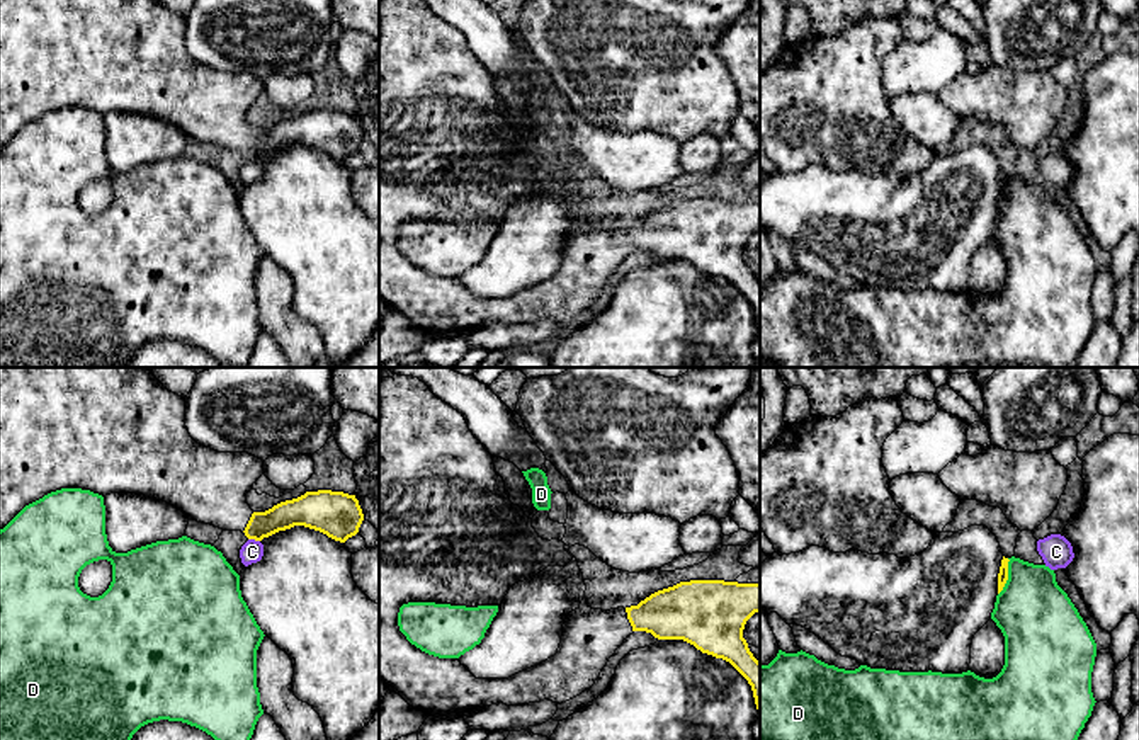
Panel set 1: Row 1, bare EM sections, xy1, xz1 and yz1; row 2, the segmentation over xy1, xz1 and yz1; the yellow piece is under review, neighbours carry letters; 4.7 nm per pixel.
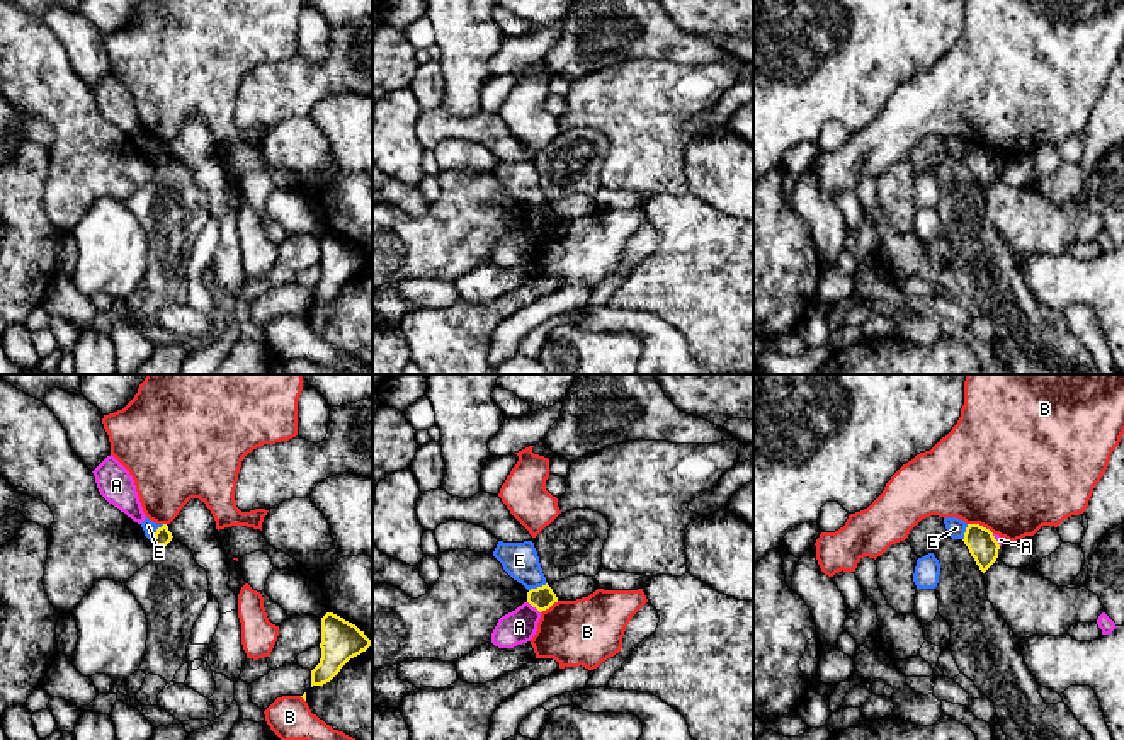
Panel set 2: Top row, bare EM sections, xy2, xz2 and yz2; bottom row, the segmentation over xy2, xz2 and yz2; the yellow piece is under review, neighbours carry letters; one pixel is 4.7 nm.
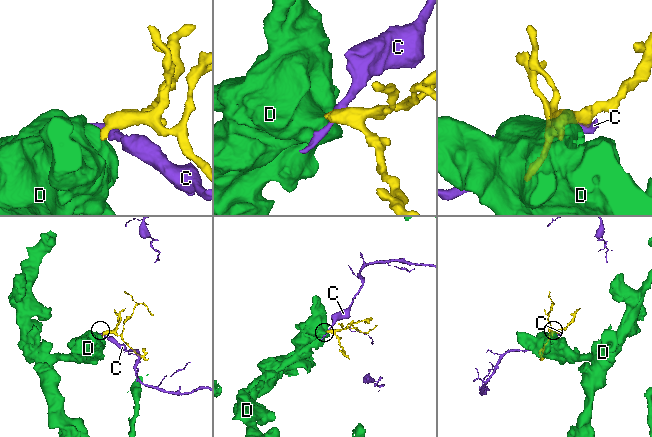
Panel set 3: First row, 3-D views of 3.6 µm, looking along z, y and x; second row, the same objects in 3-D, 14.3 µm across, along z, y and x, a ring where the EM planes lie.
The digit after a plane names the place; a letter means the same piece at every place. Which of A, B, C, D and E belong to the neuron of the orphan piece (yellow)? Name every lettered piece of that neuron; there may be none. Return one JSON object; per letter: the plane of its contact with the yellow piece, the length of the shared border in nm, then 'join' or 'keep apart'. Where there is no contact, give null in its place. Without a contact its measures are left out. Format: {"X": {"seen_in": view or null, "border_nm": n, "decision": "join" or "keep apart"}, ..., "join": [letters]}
{"A": {"seen_in": "xz2", "border_nm": 90, "decision": "keep apart"}, "B": {"seen_in": "yz2", "border_nm": 140, "decision": "keep apart"}, "C": {"seen_in": "xy1", "border_nm": 60, "decision": "keep apart"}, "D": {"seen_in": "yz1", "border_nm": 180, "decision": "keep apart"}, "E": {"seen_in": "xy2", "border_nm": 110, "decision": "keep apart"}, "join": []}

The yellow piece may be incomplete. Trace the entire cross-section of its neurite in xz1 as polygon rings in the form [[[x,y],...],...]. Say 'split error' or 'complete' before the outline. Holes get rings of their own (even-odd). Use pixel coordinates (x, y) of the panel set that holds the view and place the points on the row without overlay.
split error; [[[382,0],[379,32],[379,298],[410,325],[427,335],[462,335],[471,328],[503,322],[524,325],[549,318],[566,322],[598,298],[609,277],[634,250],[651,252],[658,259],[683,259],[702,272],[729,281],[751,305],[760,332],[760,281],[743,257],[746,240],[760,231],[760,202],[724,199],[690,199],[658,209],[638,225],[610,230],[592,228],[583,216],[563,243],[558,272],[508,298],[476,298],[457,277],[439,277],[411,264],[400,250],[398,231],[408,221],[450,225],[502,225],[510,206],[536,196],[547,185],[564,185],[573,175],[559,158],[542,158],[518,124],[505,111],[491,73],[473,54],[462,32],[439,19],[423,0]]]

